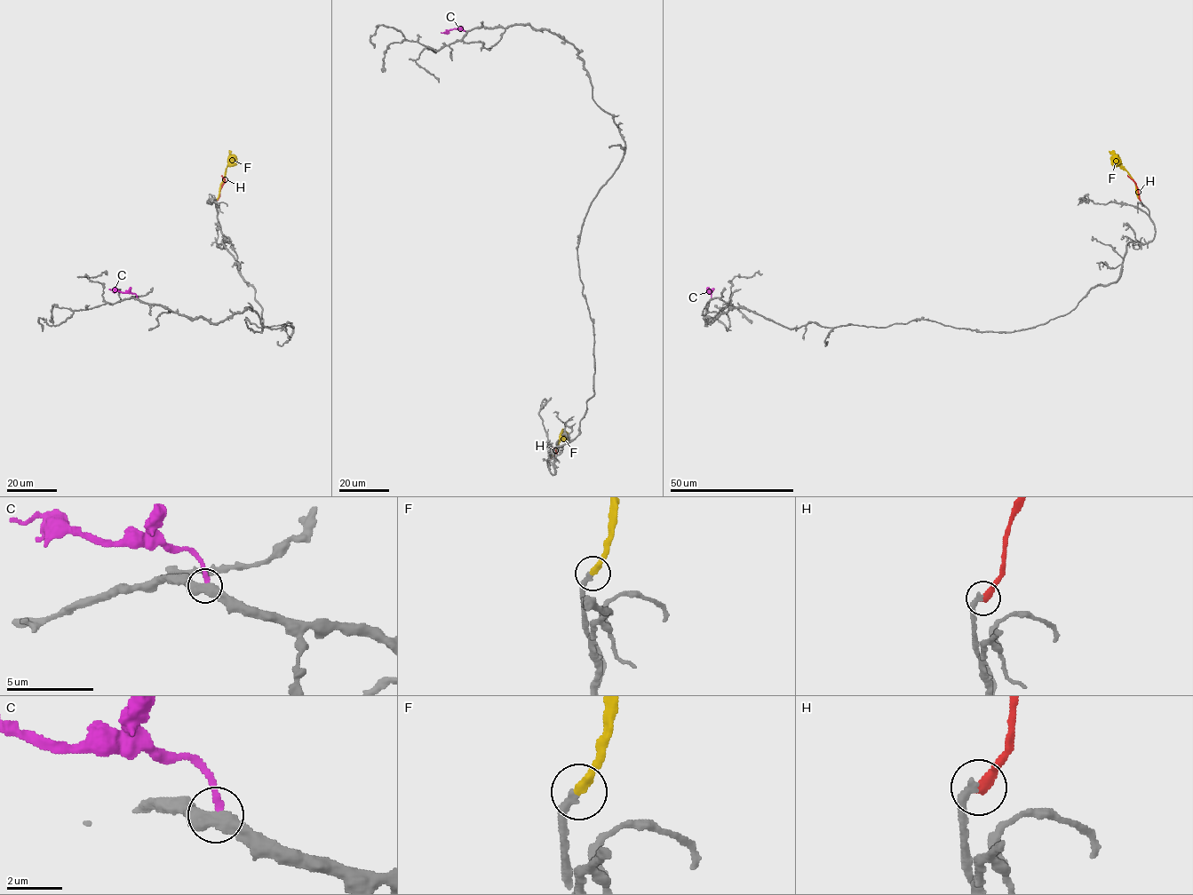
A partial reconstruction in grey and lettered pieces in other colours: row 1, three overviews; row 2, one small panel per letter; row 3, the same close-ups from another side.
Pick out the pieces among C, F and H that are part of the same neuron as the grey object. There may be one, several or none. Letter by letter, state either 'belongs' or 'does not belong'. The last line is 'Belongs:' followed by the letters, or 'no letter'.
C: does not belong
F: belongs
H: does not belong
Belongs: F

